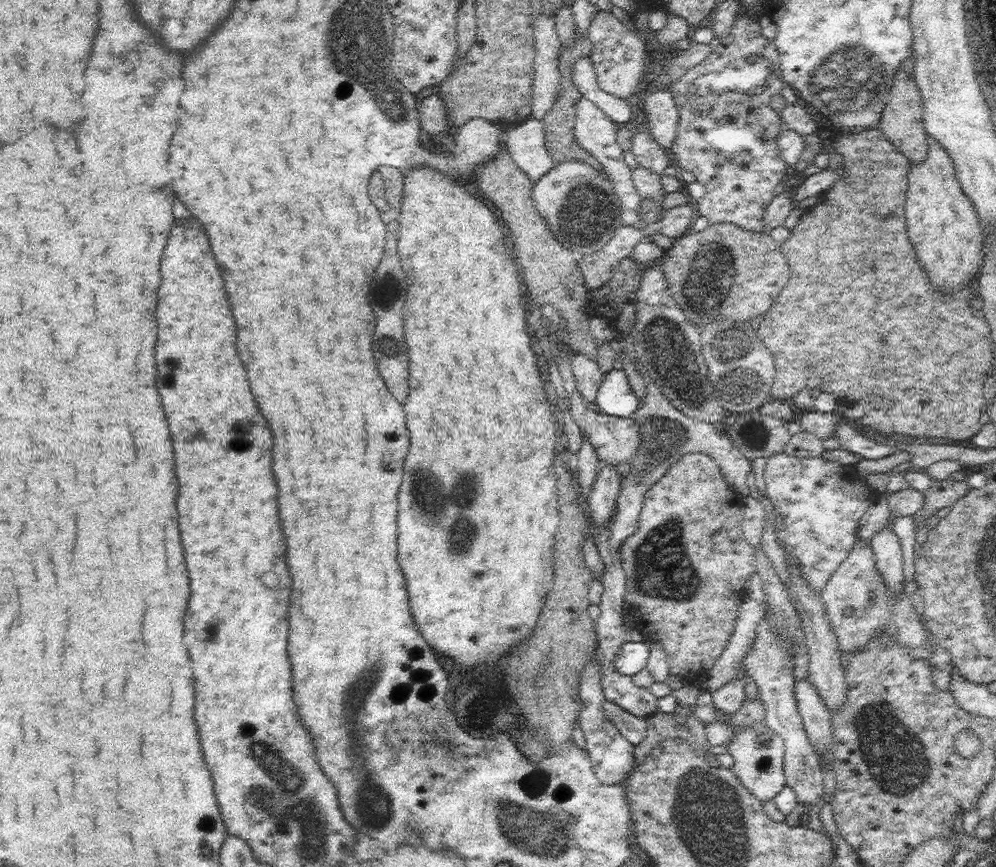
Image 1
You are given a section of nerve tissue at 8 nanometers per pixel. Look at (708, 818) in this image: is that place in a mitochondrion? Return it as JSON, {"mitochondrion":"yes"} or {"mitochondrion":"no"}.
{"mitochondrion":"yes"}

